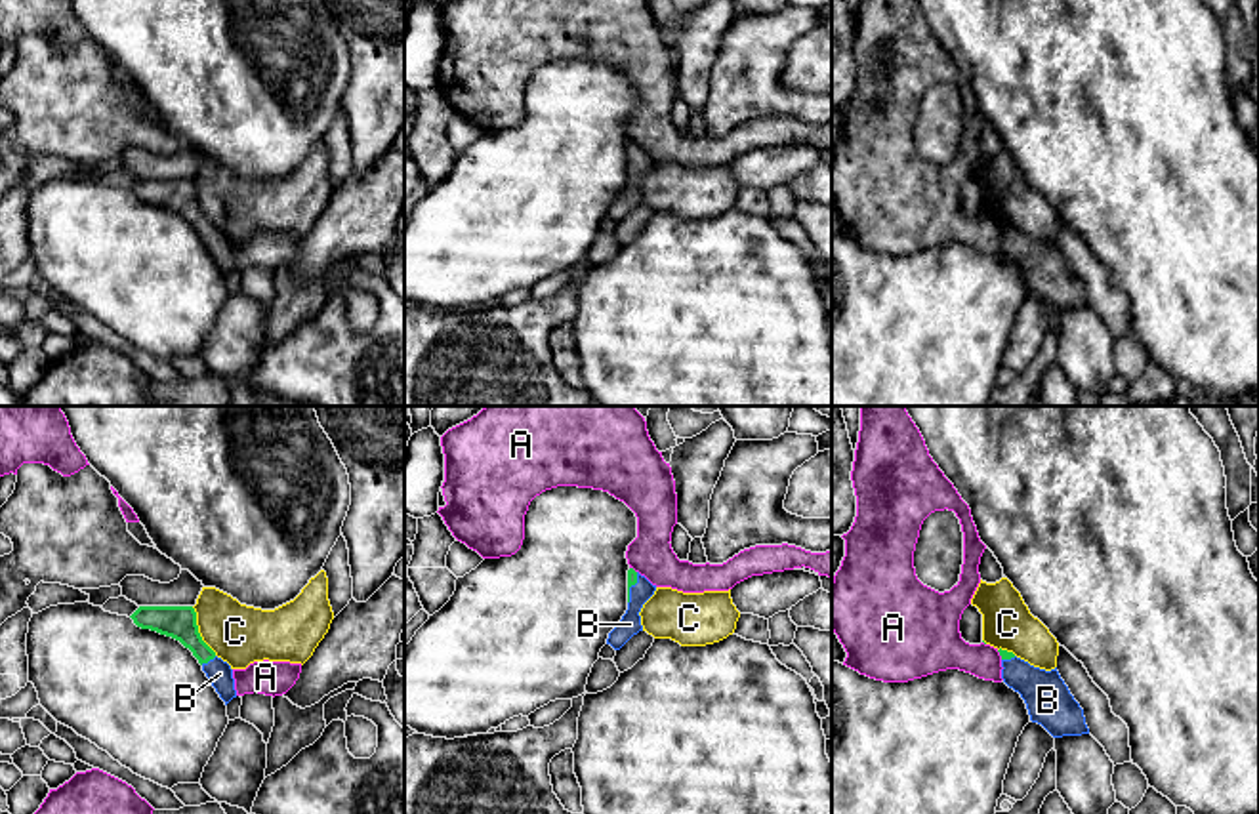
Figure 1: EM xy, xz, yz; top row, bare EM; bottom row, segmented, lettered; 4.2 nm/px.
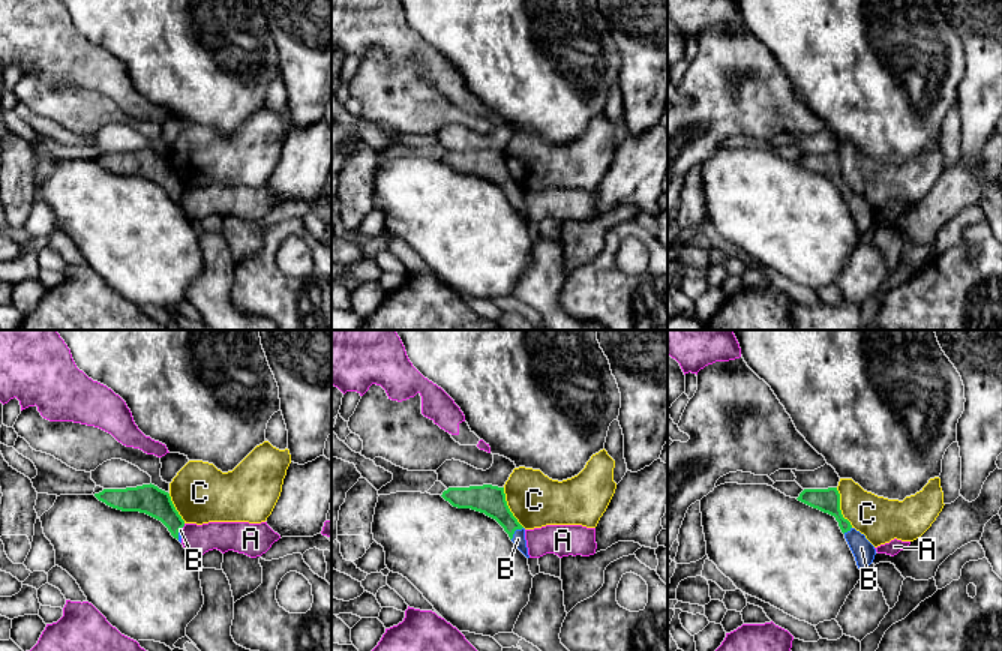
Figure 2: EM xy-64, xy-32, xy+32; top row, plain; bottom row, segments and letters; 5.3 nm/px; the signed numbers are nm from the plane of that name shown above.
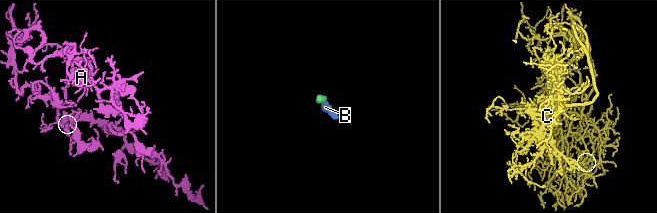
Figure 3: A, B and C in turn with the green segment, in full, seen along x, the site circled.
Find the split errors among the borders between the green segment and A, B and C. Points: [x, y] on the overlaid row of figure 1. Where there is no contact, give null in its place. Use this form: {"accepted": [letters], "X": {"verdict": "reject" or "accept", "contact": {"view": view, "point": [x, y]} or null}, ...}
{"accepted": ["B"], "A": {"verdict": "reject", "contact": {"view": "yz", "point": [1000, 654]}}, "B": {"verdict": "accept", "contact": {"view": "xy", "point": [208, 660]}}, "C": {"verdict": "reject", "contact": {"view": "xy", "point": [197, 631]}}}

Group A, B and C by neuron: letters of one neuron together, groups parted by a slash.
A / B / C

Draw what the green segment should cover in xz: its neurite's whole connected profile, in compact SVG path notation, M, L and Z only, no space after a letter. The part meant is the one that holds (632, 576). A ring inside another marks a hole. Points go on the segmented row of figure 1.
M628 570L628 610L622 620L609 633L607 644L614 650L620 650L633 635L643 631L641 625L641 608L654 595L656 585L652 585L645 576Z

